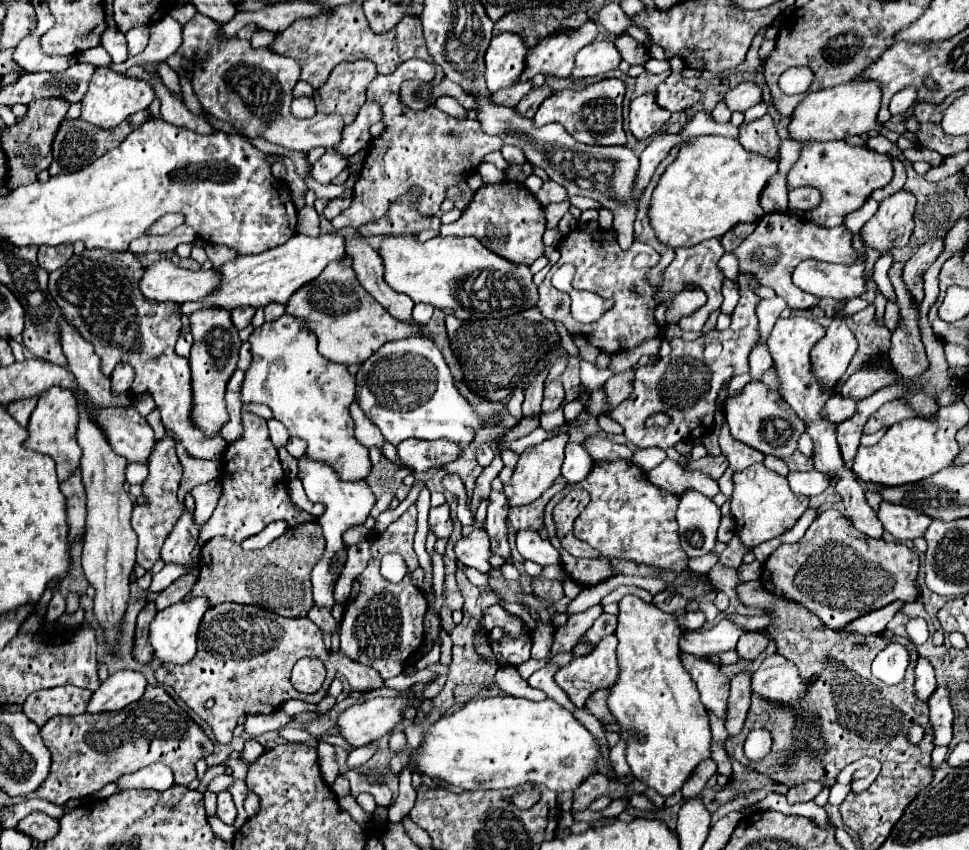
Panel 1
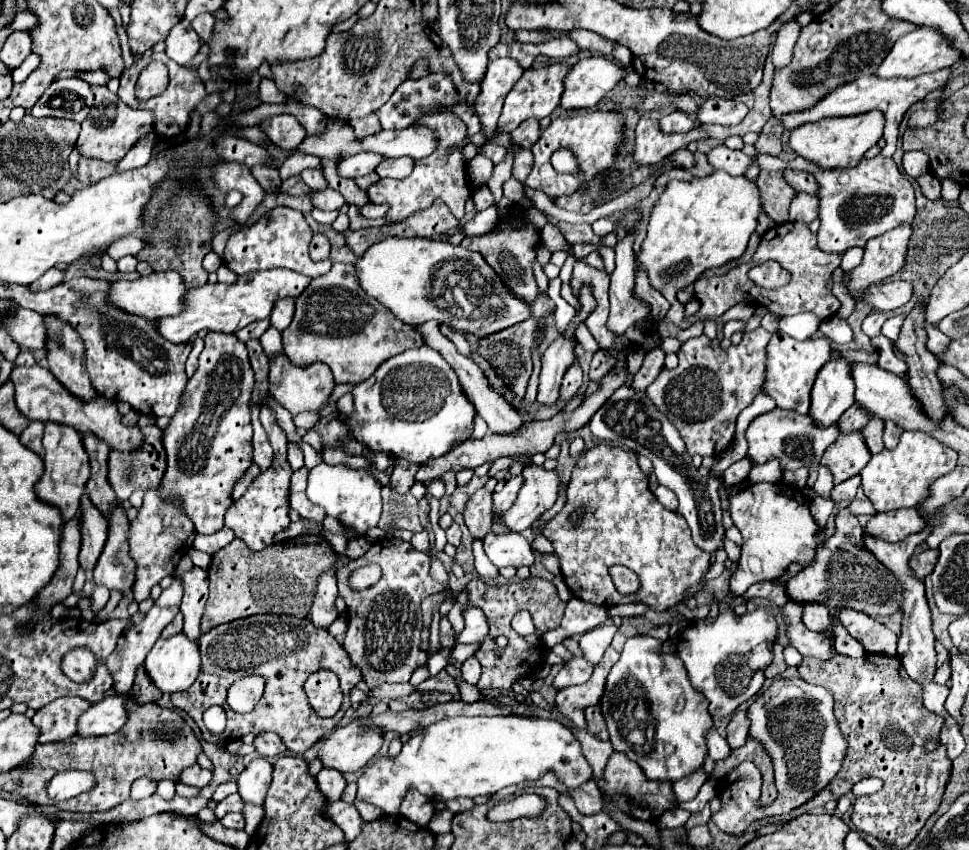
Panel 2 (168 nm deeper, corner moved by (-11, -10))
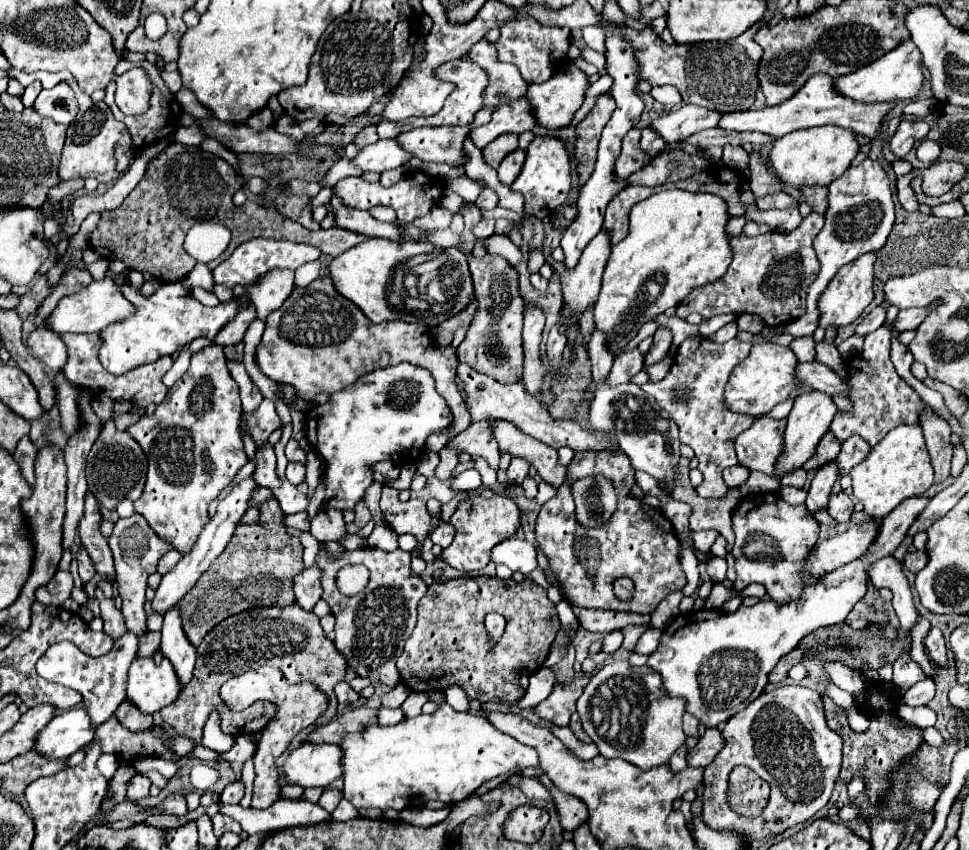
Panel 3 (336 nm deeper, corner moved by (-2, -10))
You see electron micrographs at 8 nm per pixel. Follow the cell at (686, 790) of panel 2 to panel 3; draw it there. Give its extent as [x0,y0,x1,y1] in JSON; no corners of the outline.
[669,747,687,773]

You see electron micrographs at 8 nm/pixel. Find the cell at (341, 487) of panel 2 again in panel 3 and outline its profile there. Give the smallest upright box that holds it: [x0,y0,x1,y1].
[305,363,453,511]

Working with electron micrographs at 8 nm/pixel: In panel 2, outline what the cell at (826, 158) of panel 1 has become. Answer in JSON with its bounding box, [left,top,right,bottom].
[790,155,917,253]

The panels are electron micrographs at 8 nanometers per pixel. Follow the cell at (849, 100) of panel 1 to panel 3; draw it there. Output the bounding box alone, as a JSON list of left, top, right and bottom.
[769,127,859,189]

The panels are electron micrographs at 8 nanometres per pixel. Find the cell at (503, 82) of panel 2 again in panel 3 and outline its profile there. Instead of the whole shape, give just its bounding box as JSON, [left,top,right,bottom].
[377,59,487,139]

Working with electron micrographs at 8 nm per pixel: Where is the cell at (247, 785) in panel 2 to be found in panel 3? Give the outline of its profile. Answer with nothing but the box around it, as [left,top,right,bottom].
[221,781,243,803]

